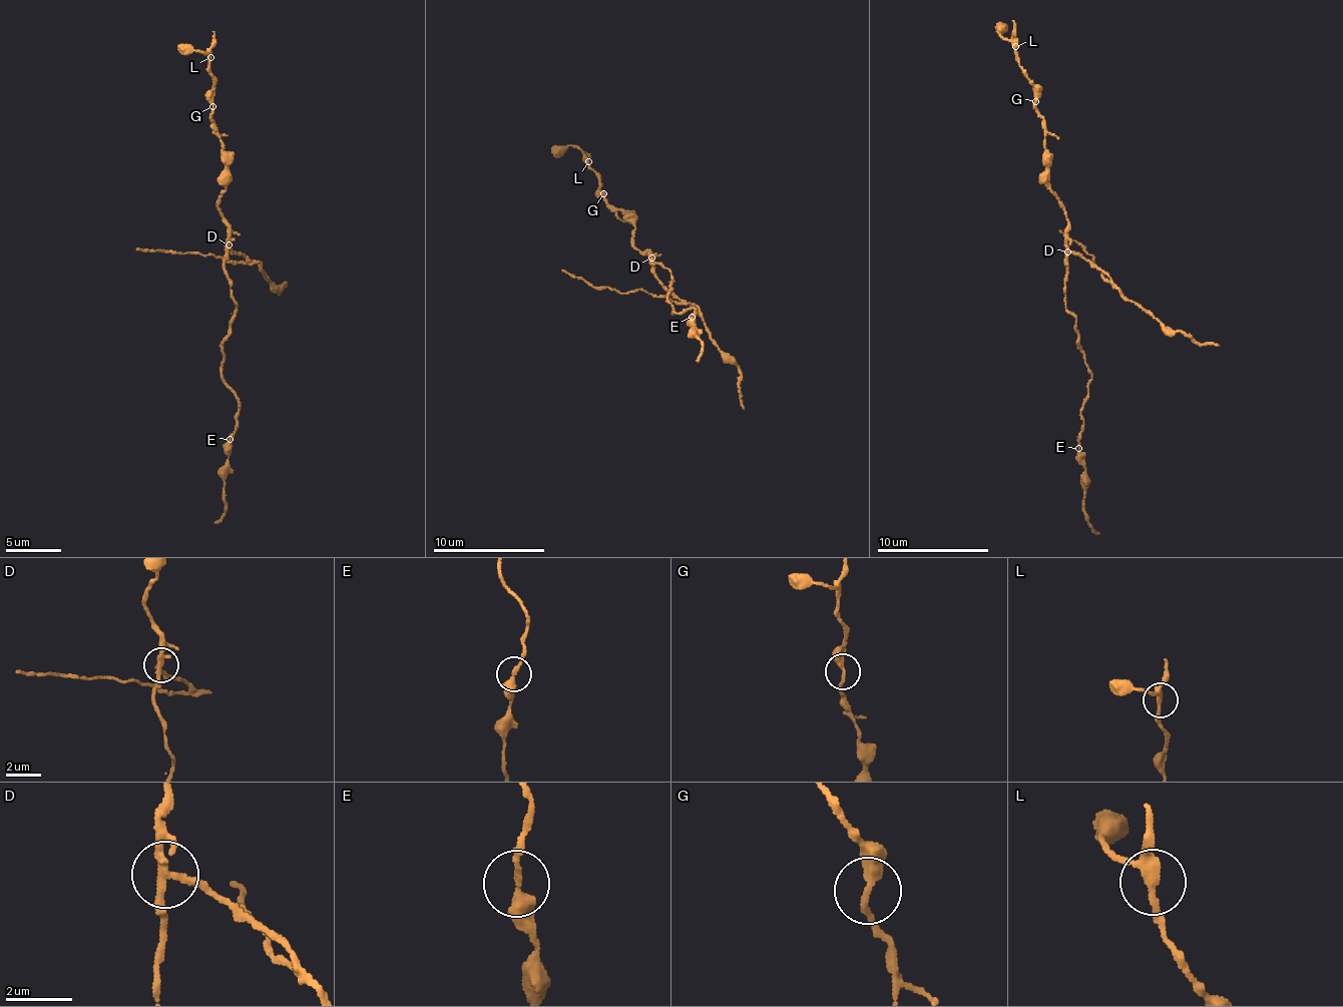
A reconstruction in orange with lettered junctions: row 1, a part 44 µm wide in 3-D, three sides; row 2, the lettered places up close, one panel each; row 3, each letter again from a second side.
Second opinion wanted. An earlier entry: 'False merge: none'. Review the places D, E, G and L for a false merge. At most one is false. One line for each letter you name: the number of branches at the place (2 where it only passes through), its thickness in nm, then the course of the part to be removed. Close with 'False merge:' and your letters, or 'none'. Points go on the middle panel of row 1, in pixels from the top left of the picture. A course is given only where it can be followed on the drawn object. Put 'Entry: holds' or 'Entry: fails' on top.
Entry: fails
D: 3 branches meet; 240 nm thick; foreign part runs (652, 257), (653, 274), (697, 309), (712, 340), (739, 367), (744, 408)
False merge: D

